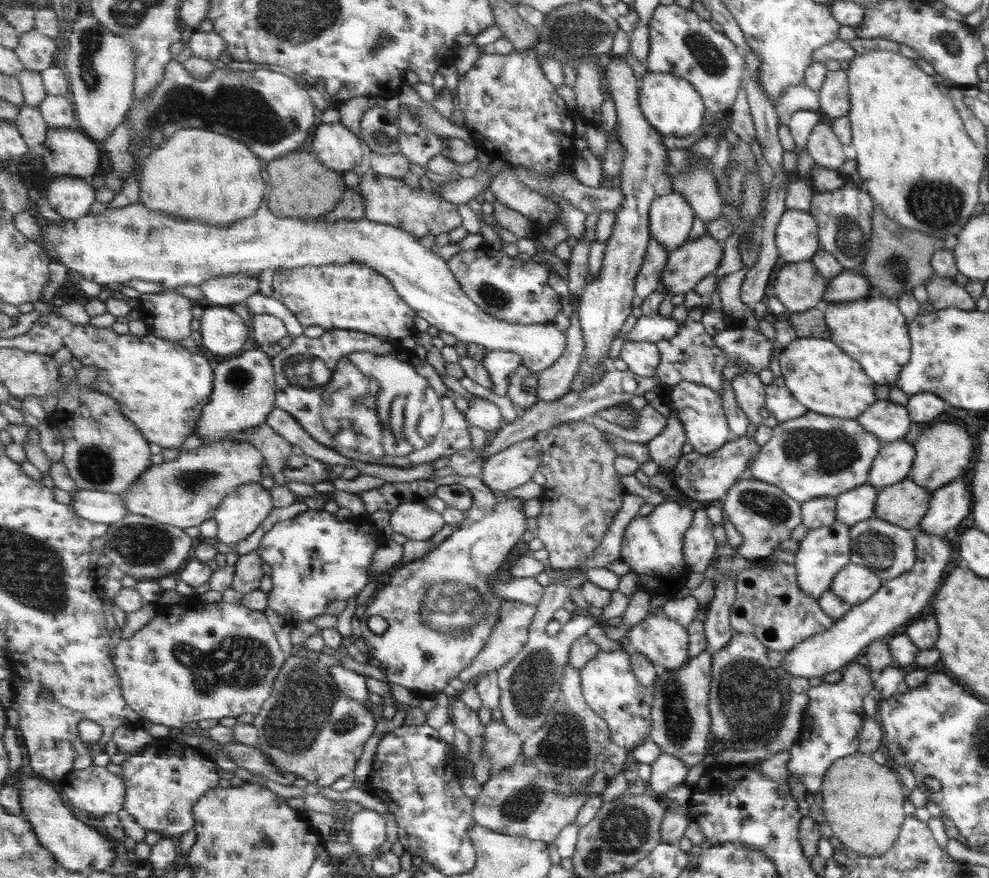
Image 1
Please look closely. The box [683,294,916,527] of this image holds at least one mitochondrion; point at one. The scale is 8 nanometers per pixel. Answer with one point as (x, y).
(833, 451)

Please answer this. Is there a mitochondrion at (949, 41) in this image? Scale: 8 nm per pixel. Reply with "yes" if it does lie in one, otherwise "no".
yes

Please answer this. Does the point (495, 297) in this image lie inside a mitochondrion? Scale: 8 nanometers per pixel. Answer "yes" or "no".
yes

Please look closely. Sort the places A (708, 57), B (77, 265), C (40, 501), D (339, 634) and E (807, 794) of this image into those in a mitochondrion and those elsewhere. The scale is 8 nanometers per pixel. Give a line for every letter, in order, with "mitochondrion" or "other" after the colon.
A: mitochondrion
B: other
C: other
D: other
E: other

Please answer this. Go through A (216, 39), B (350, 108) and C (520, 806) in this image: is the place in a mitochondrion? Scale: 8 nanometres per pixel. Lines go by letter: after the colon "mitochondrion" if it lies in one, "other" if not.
A: other
B: other
C: mitochondrion

